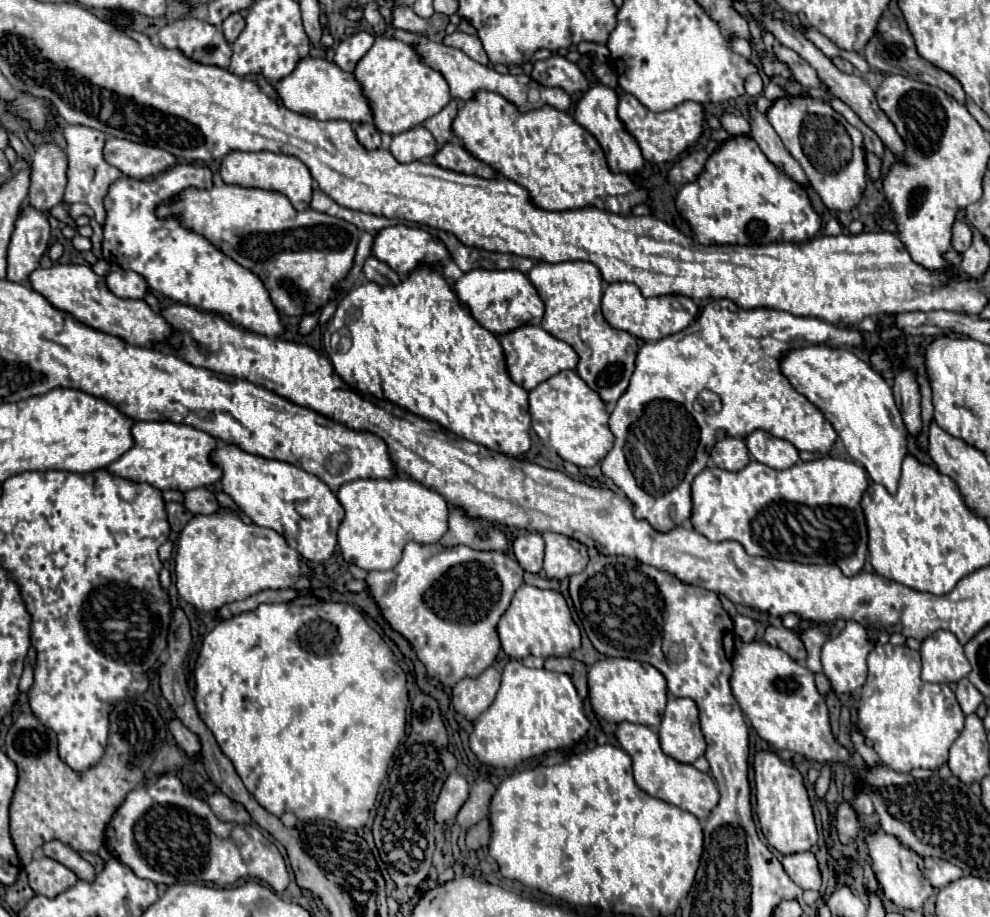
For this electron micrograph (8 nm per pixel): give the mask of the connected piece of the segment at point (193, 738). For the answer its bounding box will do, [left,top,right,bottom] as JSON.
[169,719,201,755]

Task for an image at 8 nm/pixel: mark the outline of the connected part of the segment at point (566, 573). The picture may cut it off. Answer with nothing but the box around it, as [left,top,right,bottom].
[543,533,589,579]

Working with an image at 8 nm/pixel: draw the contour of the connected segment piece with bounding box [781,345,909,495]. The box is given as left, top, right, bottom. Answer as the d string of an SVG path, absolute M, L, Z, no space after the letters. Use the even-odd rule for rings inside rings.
M805 347L789 351L781 359L781 371L791 385L805 395L831 421L853 461L861 463L869 479L881 483L891 495L897 493L901 463L907 457L907 427L895 405L889 383L853 351L839 347Z

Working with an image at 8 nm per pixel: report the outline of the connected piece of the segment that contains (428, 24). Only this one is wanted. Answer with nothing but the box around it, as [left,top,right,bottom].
[389,5,447,33]

